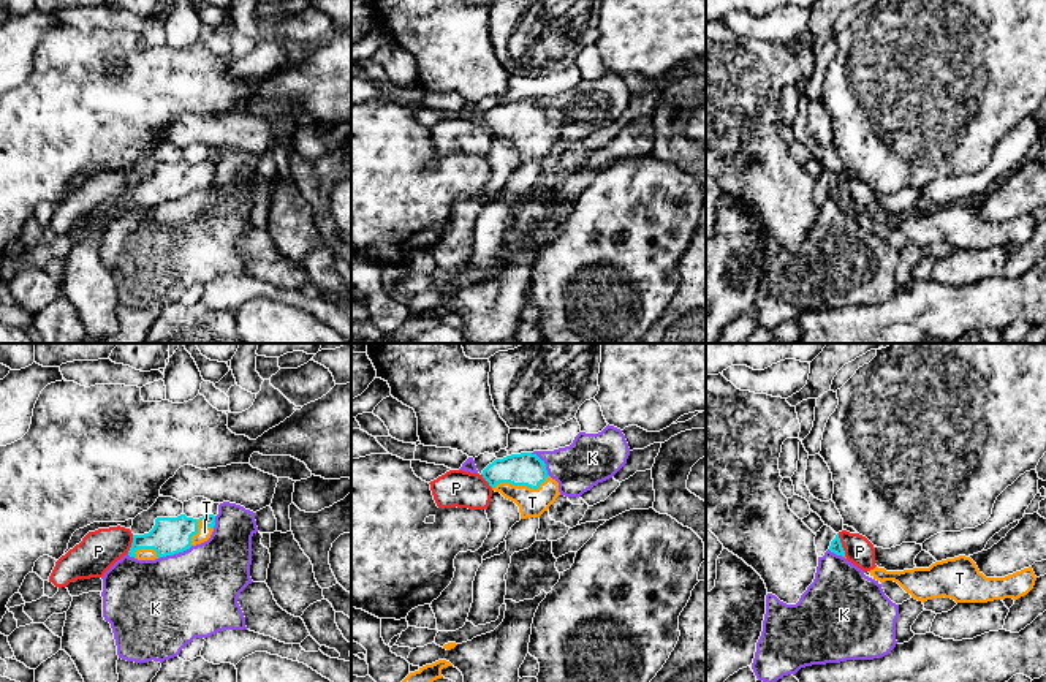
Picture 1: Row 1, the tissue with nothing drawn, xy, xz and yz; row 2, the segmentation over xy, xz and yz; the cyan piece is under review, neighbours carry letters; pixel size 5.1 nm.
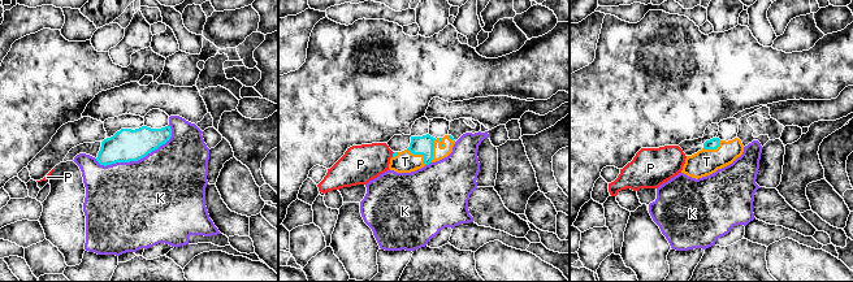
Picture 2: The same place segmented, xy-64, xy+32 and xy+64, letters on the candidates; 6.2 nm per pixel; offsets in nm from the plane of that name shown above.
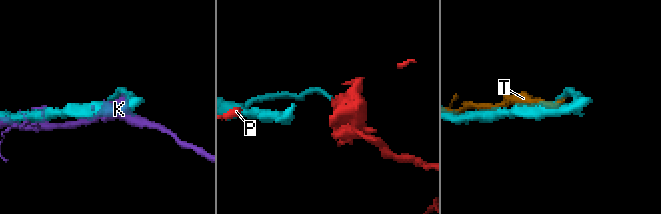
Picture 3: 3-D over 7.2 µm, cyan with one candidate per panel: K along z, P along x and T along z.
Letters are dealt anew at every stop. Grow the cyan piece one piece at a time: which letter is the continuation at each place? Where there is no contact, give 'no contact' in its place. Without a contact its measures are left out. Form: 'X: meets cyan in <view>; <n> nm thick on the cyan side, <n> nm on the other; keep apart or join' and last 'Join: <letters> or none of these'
K: meets cyan in xy; 190 nm thick on the cyan side, 460 nm on the other; keep apart
P: meets cyan in yz; 60 nm thick on the cyan side, 150 nm on the other; keep apart
T: meets cyan in xz; 170 nm thick on the cyan side, 140 nm on the other; join
Join: T

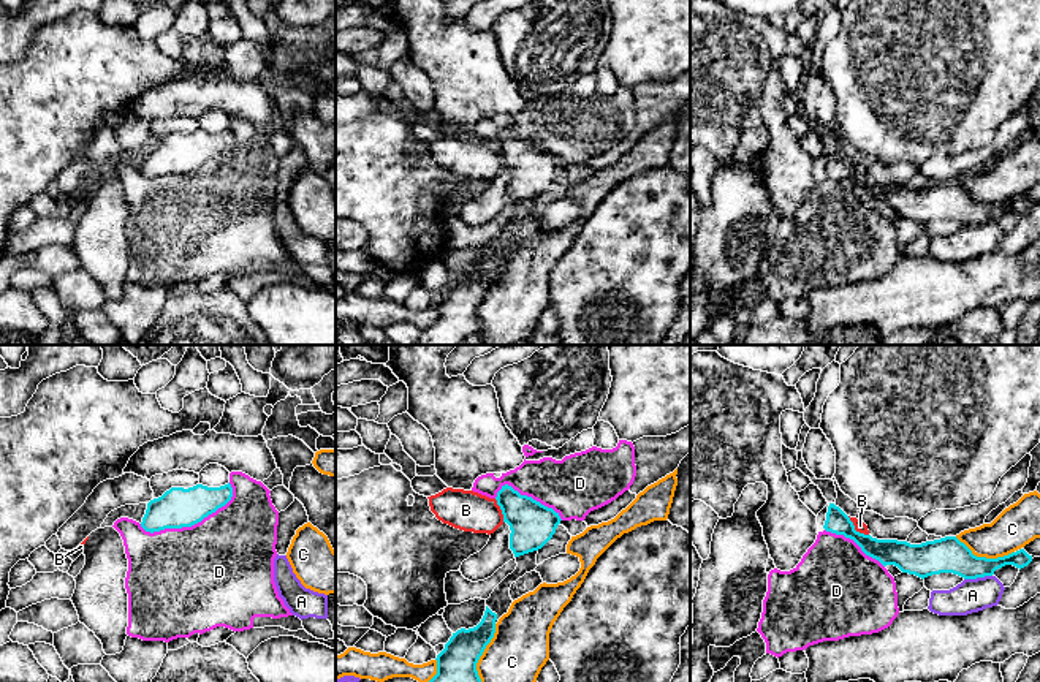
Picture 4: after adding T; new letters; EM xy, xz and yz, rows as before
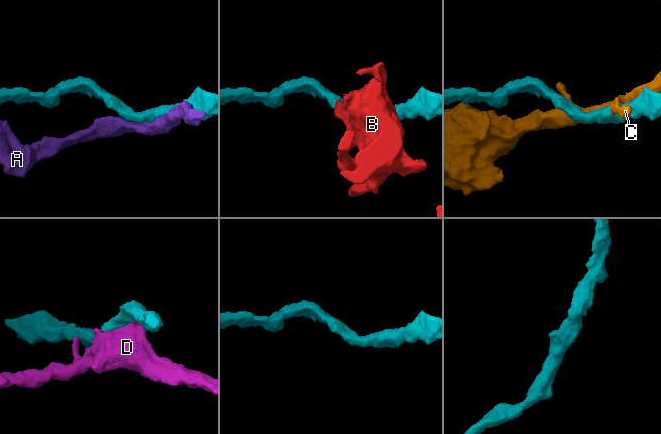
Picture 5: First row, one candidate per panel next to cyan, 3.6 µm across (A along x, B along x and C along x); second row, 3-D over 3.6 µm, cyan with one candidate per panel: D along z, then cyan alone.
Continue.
A: meets cyan in yz; 180 nm thick on the cyan side, 170 nm on the other; keep apart
B: meets cyan in yz; 130 nm thick on the cyan side, 60 nm on the other; keep apart
C: meets cyan in yz; 180 nm thick on the cyan side, 220 nm on the other; keep apart
D: meets cyan in xy; 200 nm thick on the cyan side, 500 nm on the other; keep apart
Join: none of these

